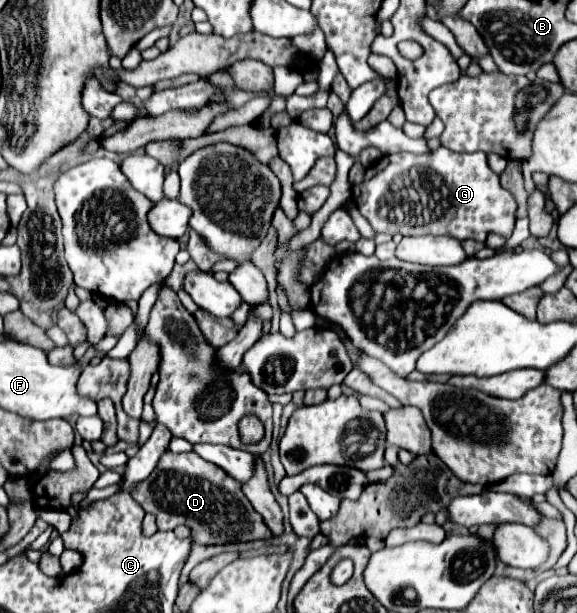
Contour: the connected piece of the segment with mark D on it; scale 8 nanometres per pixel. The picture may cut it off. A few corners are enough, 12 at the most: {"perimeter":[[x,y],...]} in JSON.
{"perimeter":[[164,452],[130,494],[194,544],[272,538],[242,484]]}

